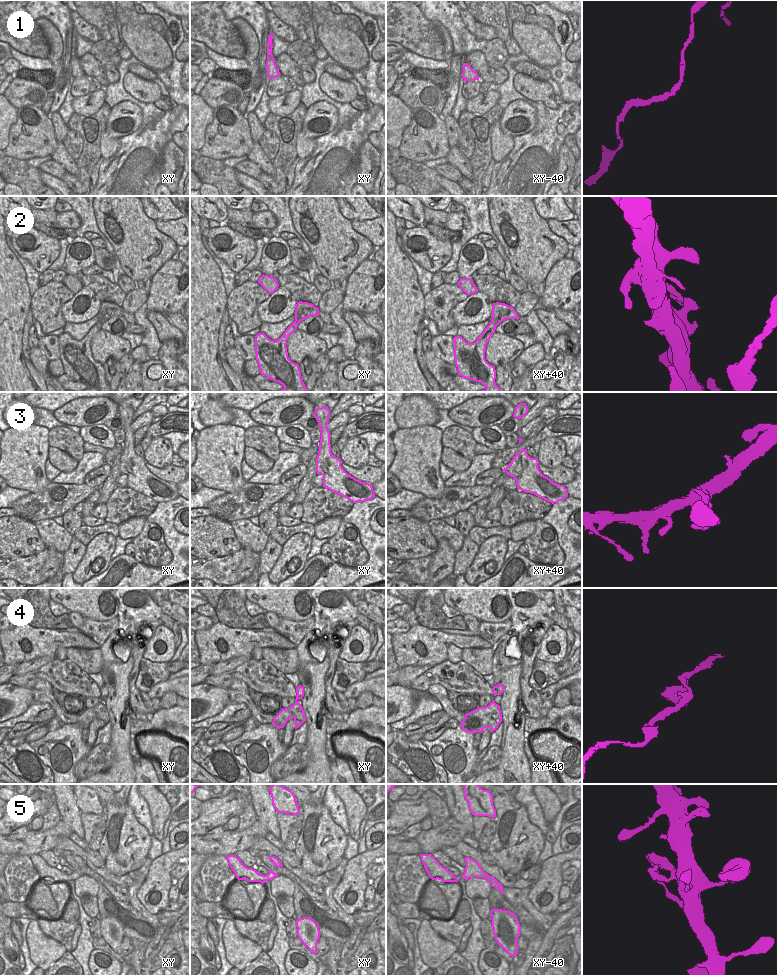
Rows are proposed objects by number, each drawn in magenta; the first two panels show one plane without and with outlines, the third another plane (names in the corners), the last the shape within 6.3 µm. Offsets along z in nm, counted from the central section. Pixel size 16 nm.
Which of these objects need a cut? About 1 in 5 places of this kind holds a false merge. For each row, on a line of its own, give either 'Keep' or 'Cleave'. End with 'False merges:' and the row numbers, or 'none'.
1: Cleave
2: Keep
3: Keep
4: Keep
5: Keep
False merges: 1

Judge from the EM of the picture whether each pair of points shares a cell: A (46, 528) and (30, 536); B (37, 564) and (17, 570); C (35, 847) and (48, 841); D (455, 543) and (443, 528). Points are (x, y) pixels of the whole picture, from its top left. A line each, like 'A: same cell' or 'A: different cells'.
A: different cells
B: same cell
C: same cell
D: same cell

